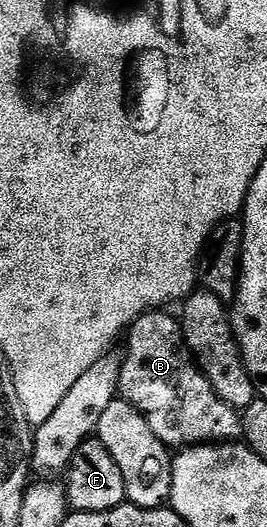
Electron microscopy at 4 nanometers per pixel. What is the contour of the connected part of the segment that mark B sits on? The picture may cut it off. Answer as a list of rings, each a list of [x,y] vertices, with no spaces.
[[[163,309],[149,310],[126,331],[128,343],[124,346],[120,363],[120,394],[123,401],[144,414],[144,419],[150,424],[150,432],[154,432],[154,436],[158,436],[158,440],[162,440],[169,448],[235,443],[242,434],[241,415],[233,406],[226,404],[218,392],[214,392],[210,380],[206,380],[206,376],[197,368],[196,360],[184,339],[180,318],[171,318],[164,313]]]

